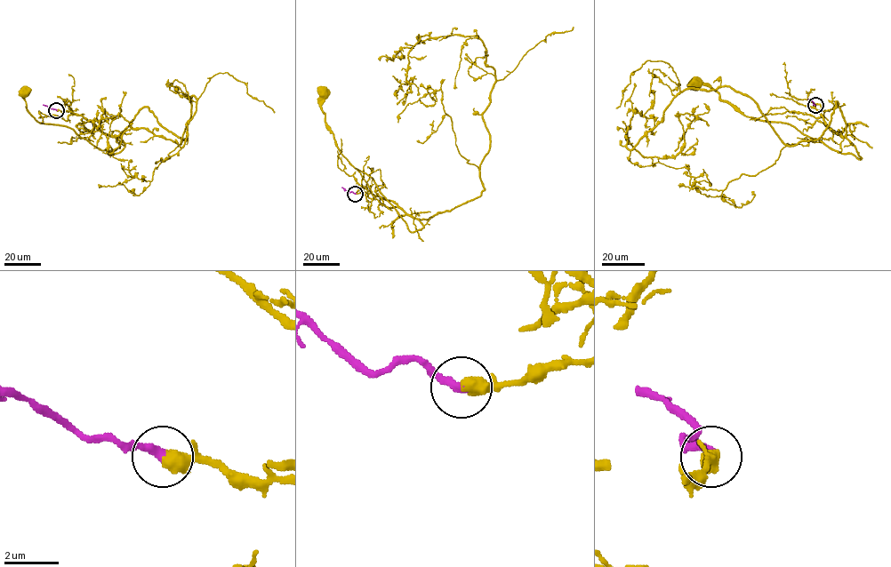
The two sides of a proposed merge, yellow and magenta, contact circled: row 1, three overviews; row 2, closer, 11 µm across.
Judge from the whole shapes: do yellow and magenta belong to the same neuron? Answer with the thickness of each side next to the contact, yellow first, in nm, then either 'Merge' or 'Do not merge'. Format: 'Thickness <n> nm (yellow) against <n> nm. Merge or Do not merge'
Thickness 550 nm (yellow) against 360 nm. Merge

